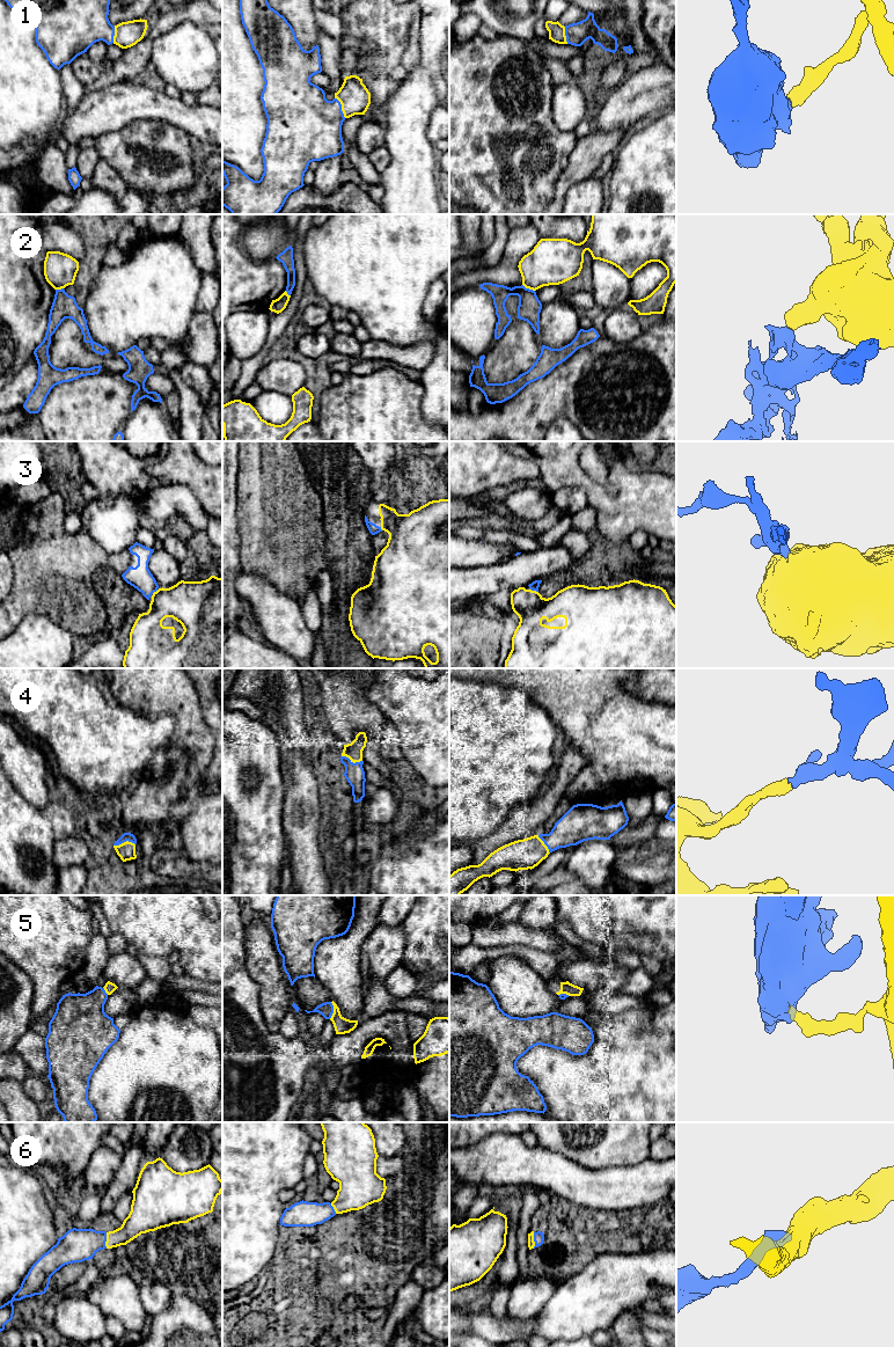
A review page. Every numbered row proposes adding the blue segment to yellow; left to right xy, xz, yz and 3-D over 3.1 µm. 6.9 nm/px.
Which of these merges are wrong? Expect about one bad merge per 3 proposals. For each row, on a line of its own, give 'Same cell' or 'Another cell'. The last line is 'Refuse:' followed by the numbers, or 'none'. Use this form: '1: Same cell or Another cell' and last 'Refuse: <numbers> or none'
1: Same cell
2: Another cell
3: Same cell
4: Same cell
5: Another cell
6: Same cell
Refuse: 2, 5

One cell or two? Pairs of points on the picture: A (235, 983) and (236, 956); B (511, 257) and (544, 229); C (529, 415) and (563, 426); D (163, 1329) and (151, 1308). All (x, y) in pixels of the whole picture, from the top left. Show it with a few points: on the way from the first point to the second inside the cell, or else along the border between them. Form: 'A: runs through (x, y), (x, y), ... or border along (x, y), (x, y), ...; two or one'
A: runs through (235, 976), (235, 963); one
B: border along (533, 226), (540, 239); two
C: border along (547, 429), (561, 416), (565, 416), (578, 429); two
D: border along (173, 1294), (169, 1303), (152, 1317); two

